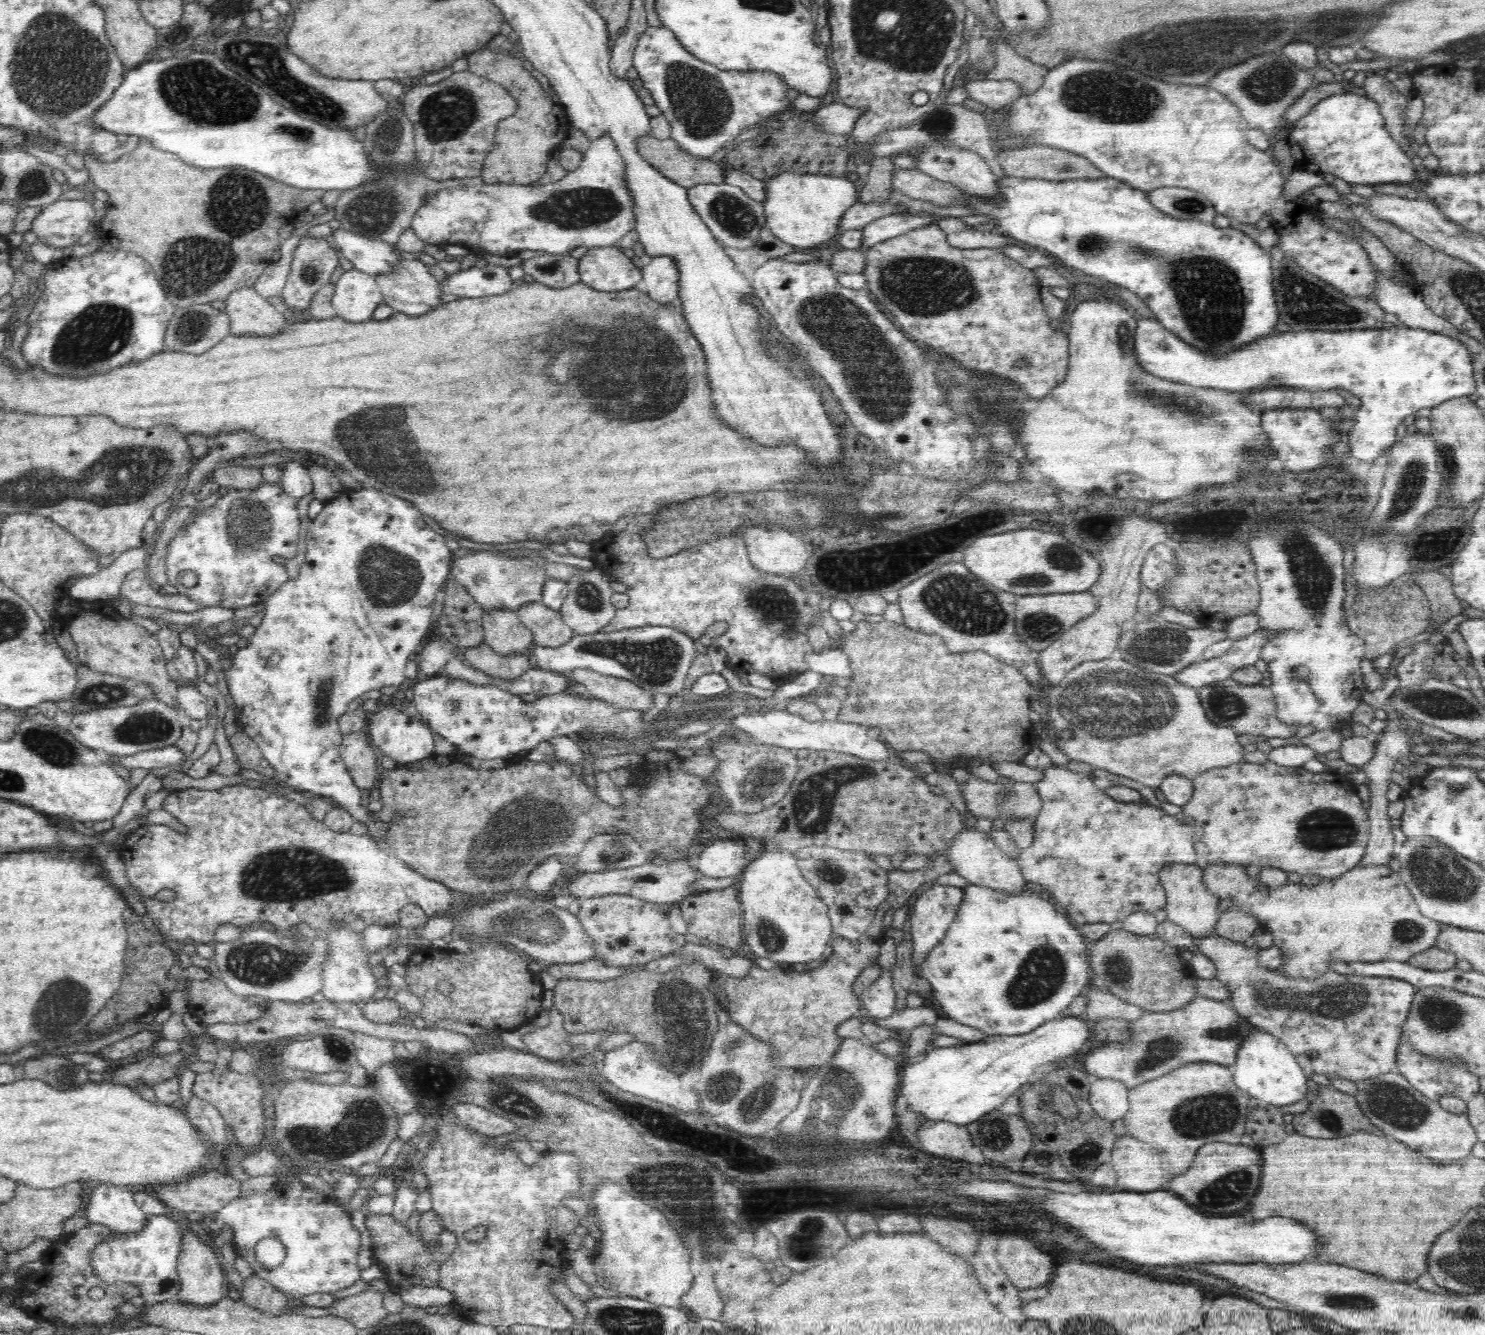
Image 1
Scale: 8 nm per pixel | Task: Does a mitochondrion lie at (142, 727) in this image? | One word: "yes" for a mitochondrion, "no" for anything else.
yes

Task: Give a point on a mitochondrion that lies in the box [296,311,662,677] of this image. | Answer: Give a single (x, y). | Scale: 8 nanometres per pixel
(393, 578)

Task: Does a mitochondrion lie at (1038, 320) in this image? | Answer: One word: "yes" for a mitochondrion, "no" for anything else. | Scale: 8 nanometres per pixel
no

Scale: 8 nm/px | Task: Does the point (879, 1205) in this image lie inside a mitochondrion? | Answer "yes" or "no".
no

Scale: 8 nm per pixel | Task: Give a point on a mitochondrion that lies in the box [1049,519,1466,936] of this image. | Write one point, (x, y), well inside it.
(1156, 647)

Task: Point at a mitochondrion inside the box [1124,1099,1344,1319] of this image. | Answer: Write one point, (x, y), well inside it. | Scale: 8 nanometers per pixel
(1231, 1191)

